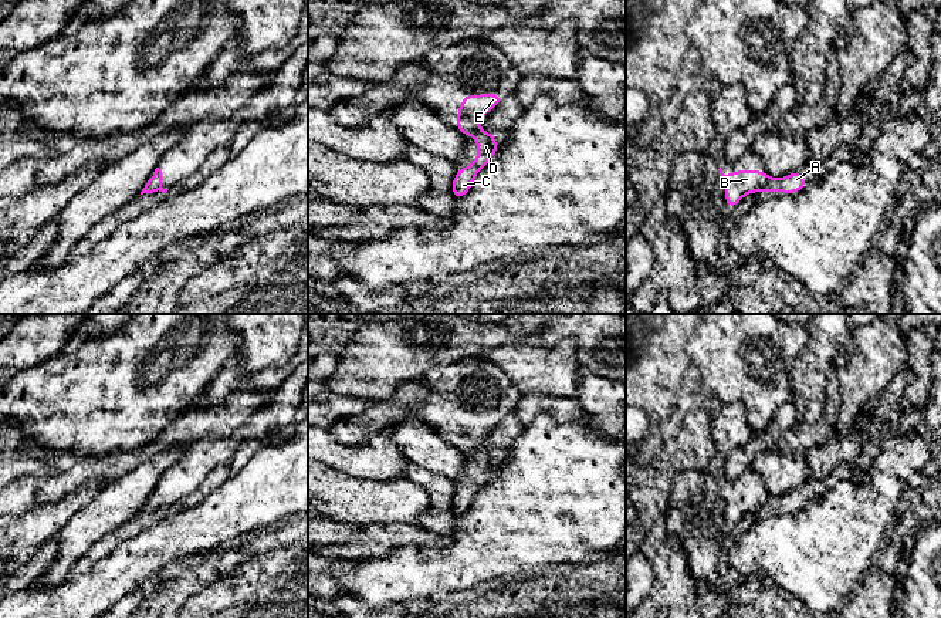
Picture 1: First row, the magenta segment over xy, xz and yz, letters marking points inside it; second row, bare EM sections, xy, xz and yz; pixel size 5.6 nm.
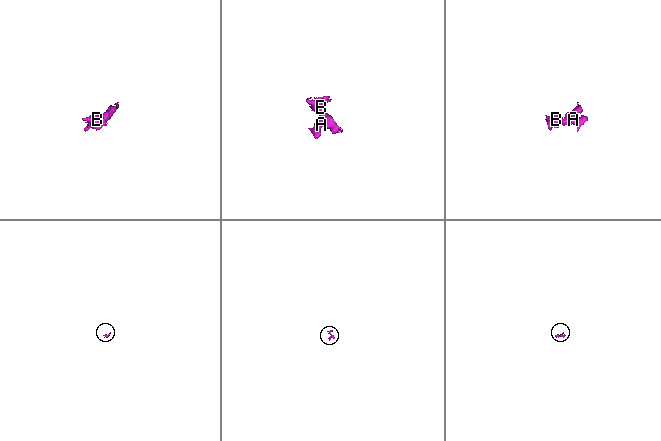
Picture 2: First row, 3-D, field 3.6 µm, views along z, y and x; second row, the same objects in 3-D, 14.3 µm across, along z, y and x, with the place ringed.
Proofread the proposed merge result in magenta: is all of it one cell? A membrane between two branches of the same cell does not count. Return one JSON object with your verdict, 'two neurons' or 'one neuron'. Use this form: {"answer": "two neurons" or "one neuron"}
{"answer": "two neurons"}

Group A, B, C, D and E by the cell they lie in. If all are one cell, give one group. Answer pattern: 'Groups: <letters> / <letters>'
Groups: A C D / B E

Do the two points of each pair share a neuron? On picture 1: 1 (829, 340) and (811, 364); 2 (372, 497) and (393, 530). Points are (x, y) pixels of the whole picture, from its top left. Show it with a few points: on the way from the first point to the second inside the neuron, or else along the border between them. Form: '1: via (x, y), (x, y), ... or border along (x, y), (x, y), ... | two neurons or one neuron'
1: via (825, 345), (816, 358) | one neuron
2: border along (417, 523), (366, 523), (361, 527) | two neurons

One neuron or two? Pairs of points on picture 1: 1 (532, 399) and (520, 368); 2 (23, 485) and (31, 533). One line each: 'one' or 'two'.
1: two
2: one

